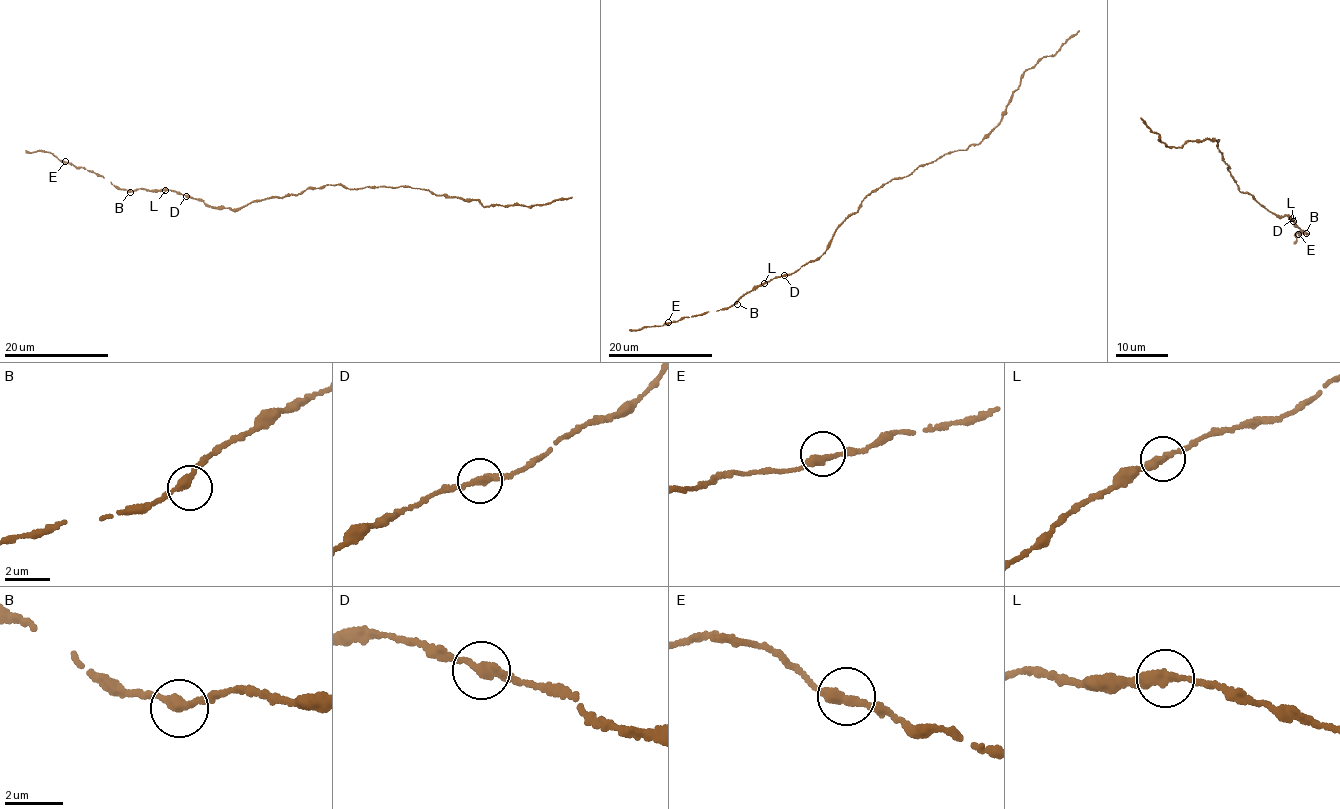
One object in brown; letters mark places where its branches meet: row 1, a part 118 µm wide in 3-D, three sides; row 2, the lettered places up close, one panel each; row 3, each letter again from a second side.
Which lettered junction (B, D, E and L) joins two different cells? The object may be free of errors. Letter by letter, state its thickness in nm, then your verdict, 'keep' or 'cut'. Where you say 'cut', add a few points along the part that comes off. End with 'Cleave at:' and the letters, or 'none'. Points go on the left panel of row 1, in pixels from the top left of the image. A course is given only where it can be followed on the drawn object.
B: 300 nm | keep
D: 300 nm | keep
E: 320 nm | keep
L: 320 nm | keep
Cleave at: none

